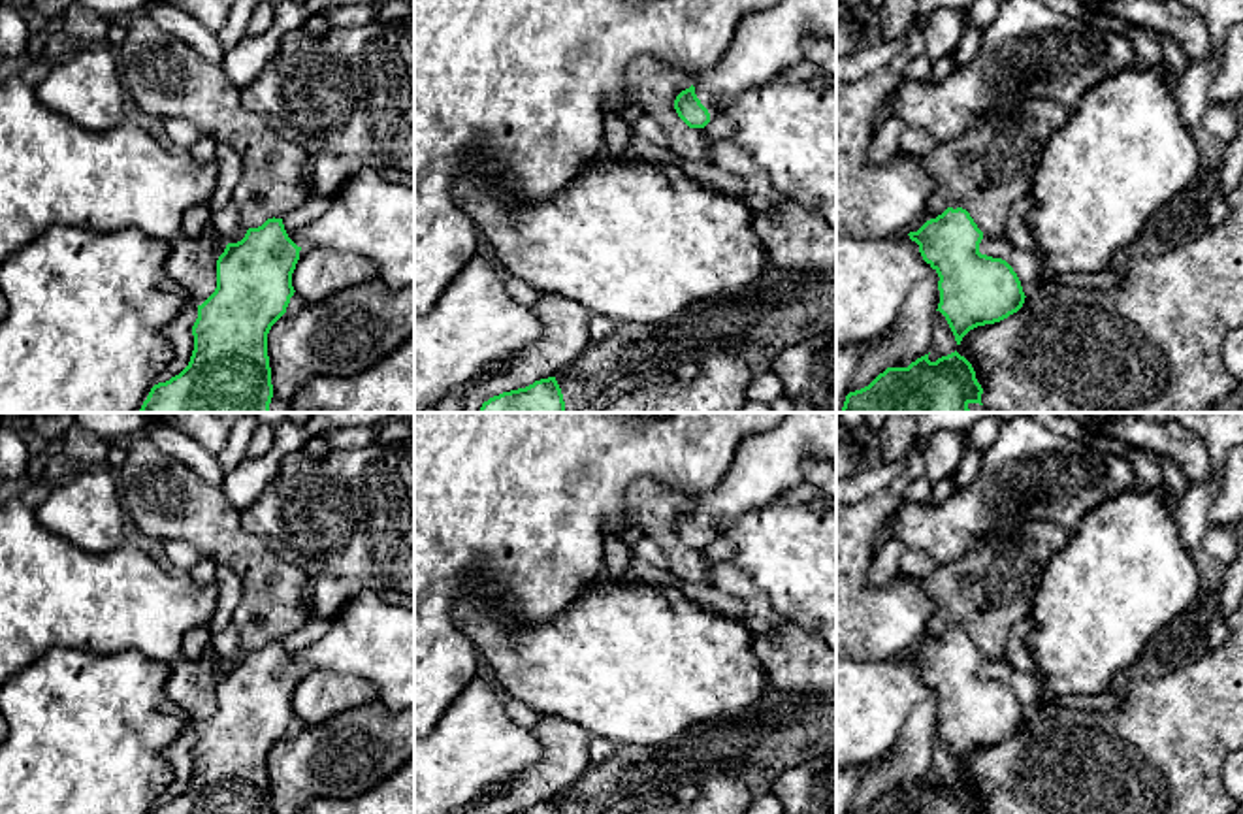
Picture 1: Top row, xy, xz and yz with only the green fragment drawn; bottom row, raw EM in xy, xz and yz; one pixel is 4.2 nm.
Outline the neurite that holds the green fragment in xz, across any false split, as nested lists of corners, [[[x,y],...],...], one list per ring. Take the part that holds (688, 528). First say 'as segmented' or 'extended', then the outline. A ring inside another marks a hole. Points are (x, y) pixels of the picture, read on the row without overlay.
extended; [[[787,413],[774,428],[744,437],[719,482],[693,496],[693,507],[676,518],[678,539],[689,550],[704,550],[719,524],[802,482],[808,454],[836,458],[836,413]]]

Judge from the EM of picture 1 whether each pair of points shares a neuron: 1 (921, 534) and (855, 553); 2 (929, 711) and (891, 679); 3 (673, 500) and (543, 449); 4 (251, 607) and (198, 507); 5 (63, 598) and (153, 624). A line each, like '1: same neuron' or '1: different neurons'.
1: different neurons
2: different neurons
3: different neurons
4: same neuron
5: same neuron

